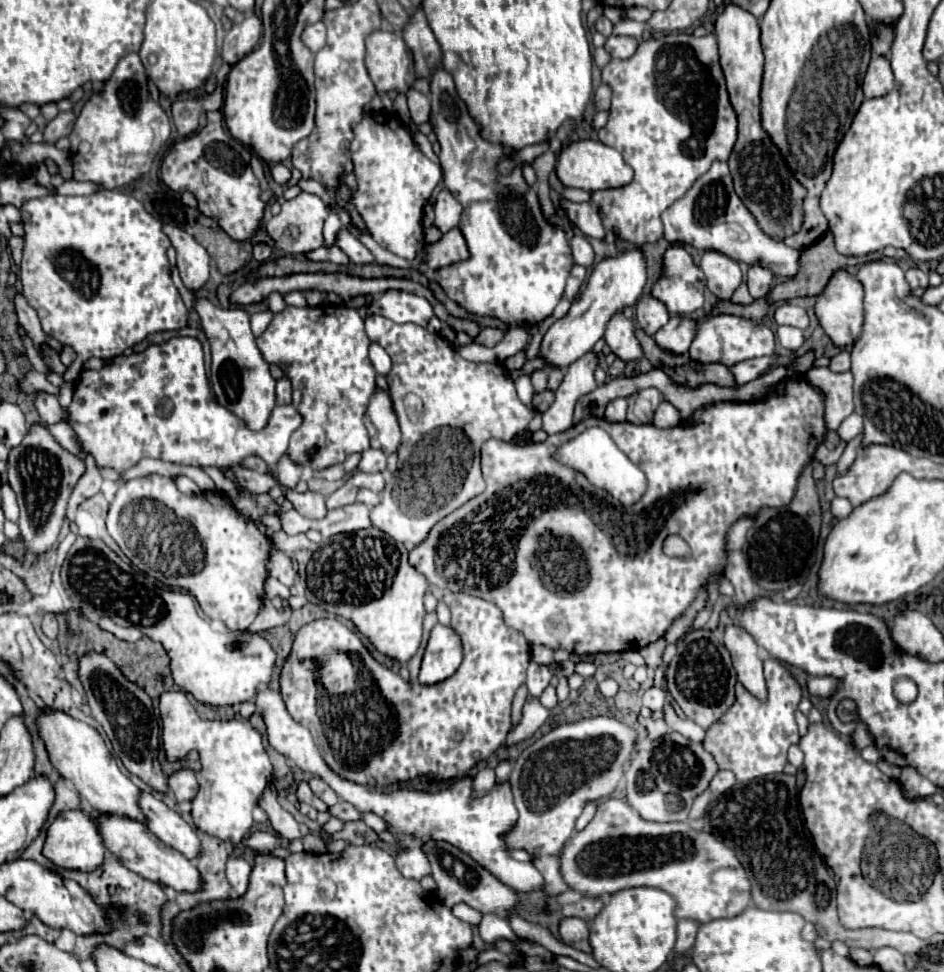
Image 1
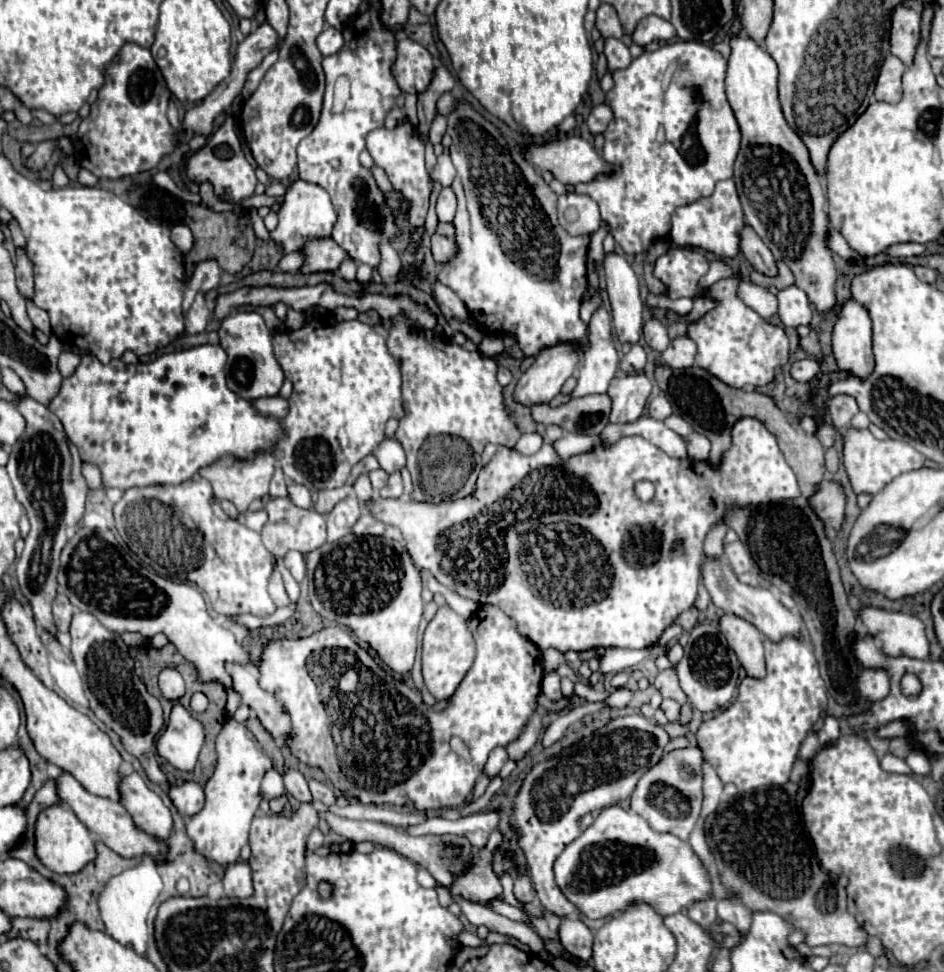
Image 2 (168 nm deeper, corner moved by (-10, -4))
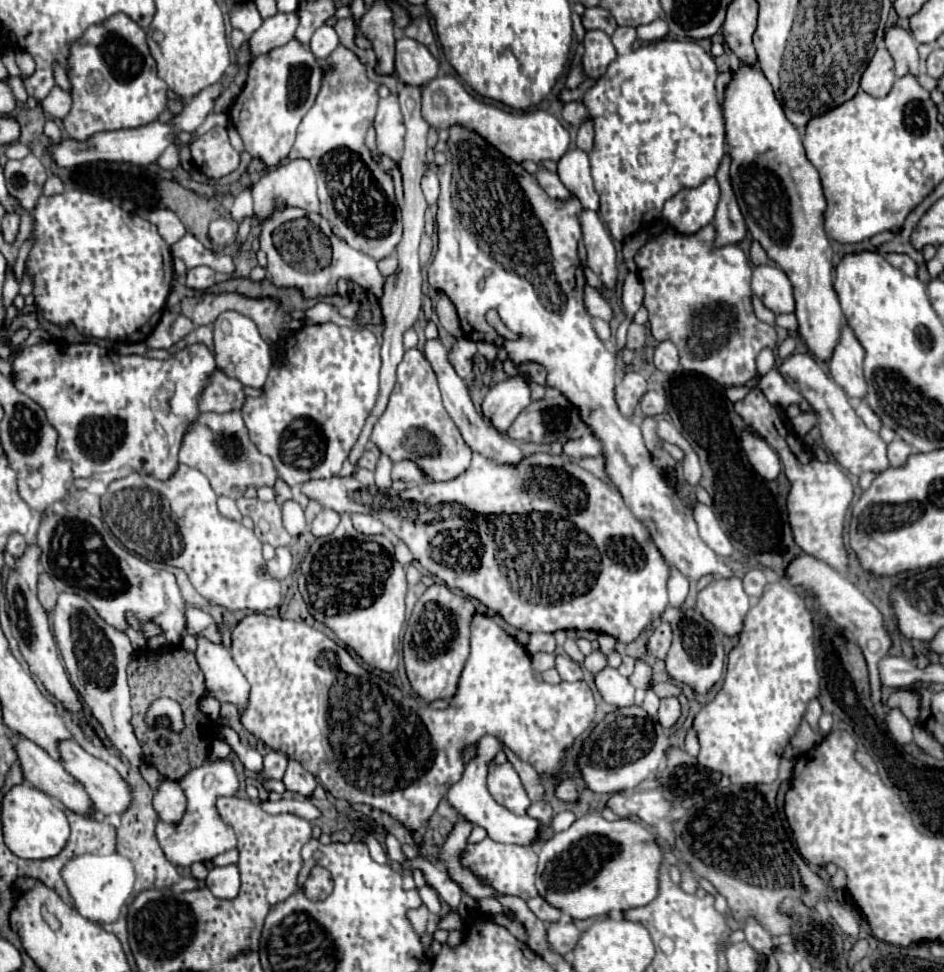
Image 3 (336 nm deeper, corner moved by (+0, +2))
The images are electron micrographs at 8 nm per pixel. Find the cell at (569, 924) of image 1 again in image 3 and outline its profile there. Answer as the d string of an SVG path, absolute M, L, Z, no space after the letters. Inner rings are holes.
M551 922L547 926L547 940L557 954L567 956L579 942L579 930L573 922Z

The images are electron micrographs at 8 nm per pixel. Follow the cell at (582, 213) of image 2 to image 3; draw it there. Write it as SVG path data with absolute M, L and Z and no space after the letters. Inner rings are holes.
M539 168L537 172L537 182L539 186L553 198L553 200L569 200L573 194L565 188L565 184L559 180L557 174L547 172L545 168Z

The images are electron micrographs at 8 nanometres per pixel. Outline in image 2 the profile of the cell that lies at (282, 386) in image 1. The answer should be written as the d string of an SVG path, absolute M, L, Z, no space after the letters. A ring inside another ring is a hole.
M279 396L251 400L251 406L255 408L255 412L259 412L261 416L271 416L271 418L283 418L287 414L287 404L289 402Z

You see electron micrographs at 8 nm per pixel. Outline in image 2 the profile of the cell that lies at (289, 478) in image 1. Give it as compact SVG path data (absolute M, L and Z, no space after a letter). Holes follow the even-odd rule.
M289 482L289 498L295 506L299 508L311 508L311 492L307 488L303 488L301 484L295 484L295 482Z

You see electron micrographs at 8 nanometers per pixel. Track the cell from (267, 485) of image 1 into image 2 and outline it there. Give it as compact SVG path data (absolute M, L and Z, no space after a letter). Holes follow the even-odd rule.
M259 450L251 460L239 460L235 456L223 456L217 462L199 470L213 486L213 492L219 500L231 500L239 512L247 512L249 504L255 498L263 498L269 492L269 482L275 472L275 456L269 450Z

